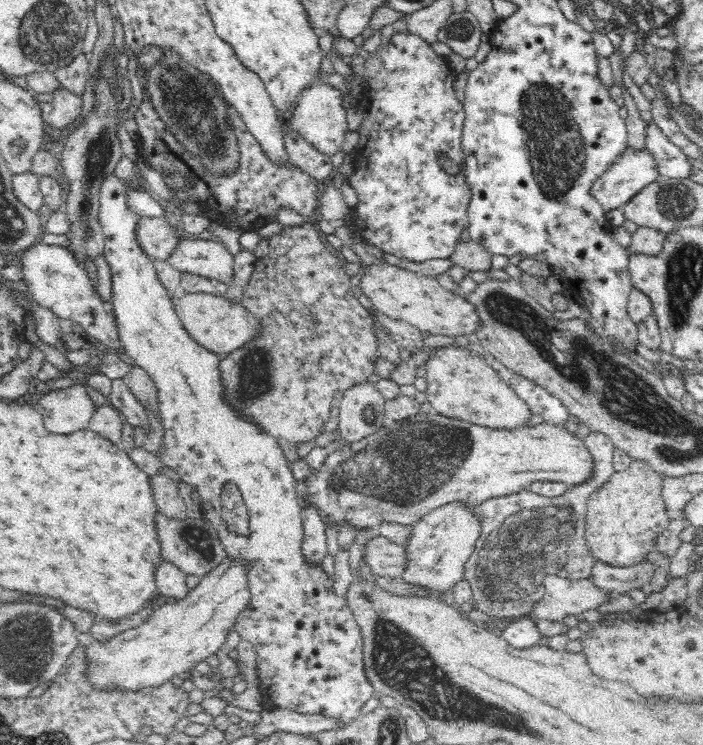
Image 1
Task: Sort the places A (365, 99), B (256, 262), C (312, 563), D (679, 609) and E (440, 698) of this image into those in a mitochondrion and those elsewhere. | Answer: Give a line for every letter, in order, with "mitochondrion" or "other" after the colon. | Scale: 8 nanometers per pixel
A: other
B: other
C: other
D: other
E: mitochondrion

